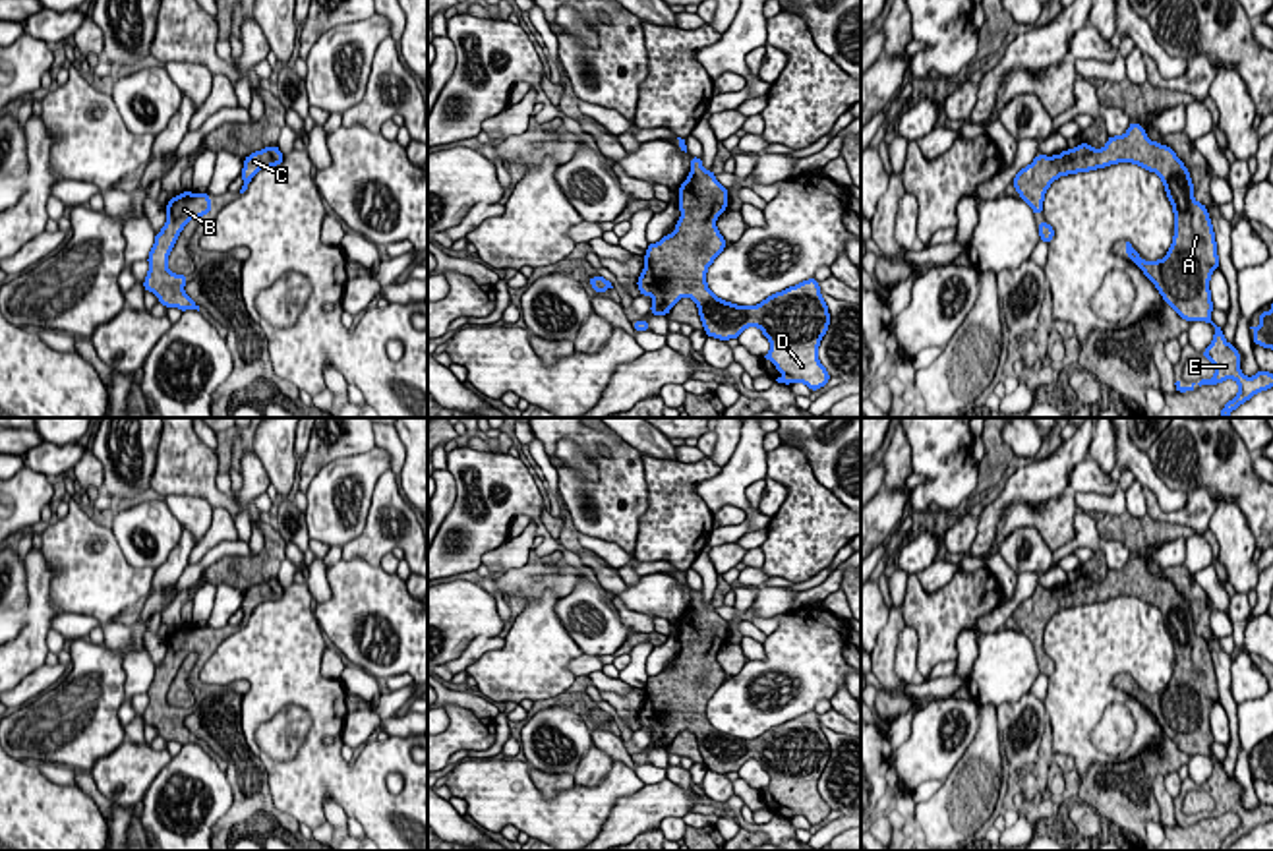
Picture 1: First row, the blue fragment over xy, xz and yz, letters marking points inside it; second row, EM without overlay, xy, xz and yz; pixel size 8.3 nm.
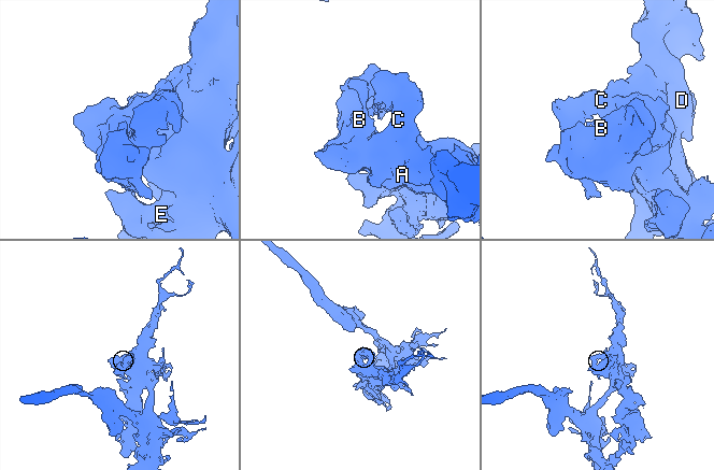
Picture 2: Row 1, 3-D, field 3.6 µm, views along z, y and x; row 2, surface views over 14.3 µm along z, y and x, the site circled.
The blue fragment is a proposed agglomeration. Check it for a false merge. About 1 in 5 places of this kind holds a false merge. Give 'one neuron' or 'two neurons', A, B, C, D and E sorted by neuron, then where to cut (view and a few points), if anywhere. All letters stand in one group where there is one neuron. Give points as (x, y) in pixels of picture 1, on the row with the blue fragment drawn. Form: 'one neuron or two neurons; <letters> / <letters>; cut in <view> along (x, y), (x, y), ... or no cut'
one neuron; A B C D E; no cut

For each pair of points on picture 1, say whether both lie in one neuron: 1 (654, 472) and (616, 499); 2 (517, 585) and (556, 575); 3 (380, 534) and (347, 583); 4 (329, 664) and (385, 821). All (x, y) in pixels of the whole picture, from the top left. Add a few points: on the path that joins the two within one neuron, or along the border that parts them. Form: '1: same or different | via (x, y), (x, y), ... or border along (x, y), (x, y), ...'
1: different | border along (641, 455), (647, 511), (637, 525)
2: same | via (527, 583), (534, 577), (546, 577)
3: different | border along (341, 557), (366, 559), (378, 567)
4: different | border along (327, 646), (320, 672), (325, 677), (339, 679)

